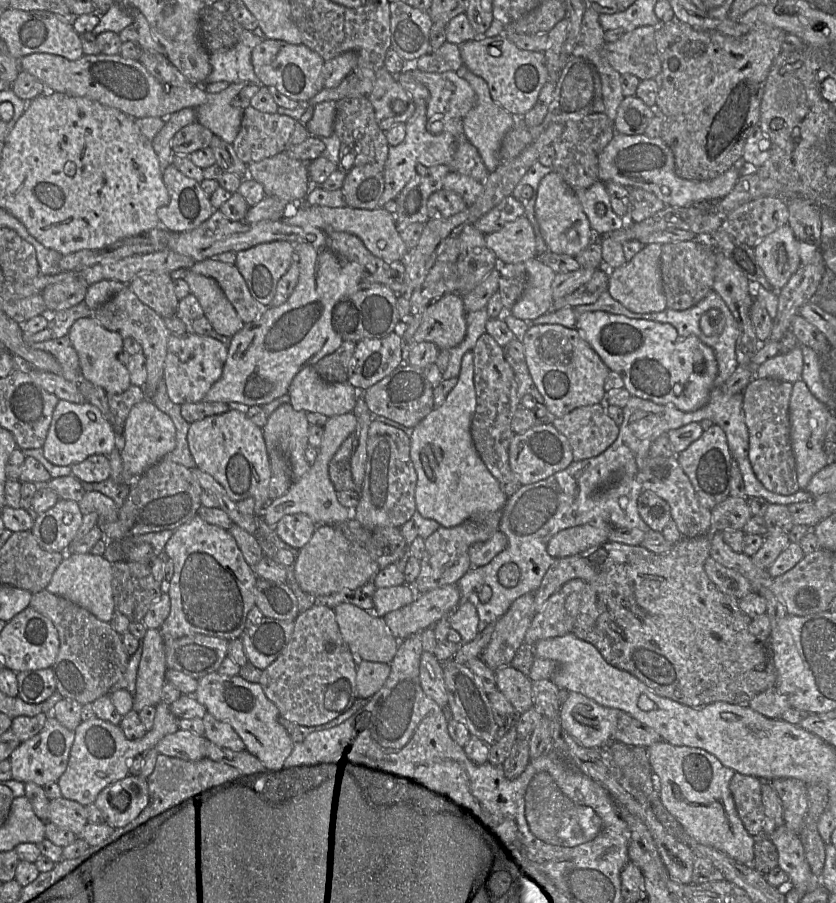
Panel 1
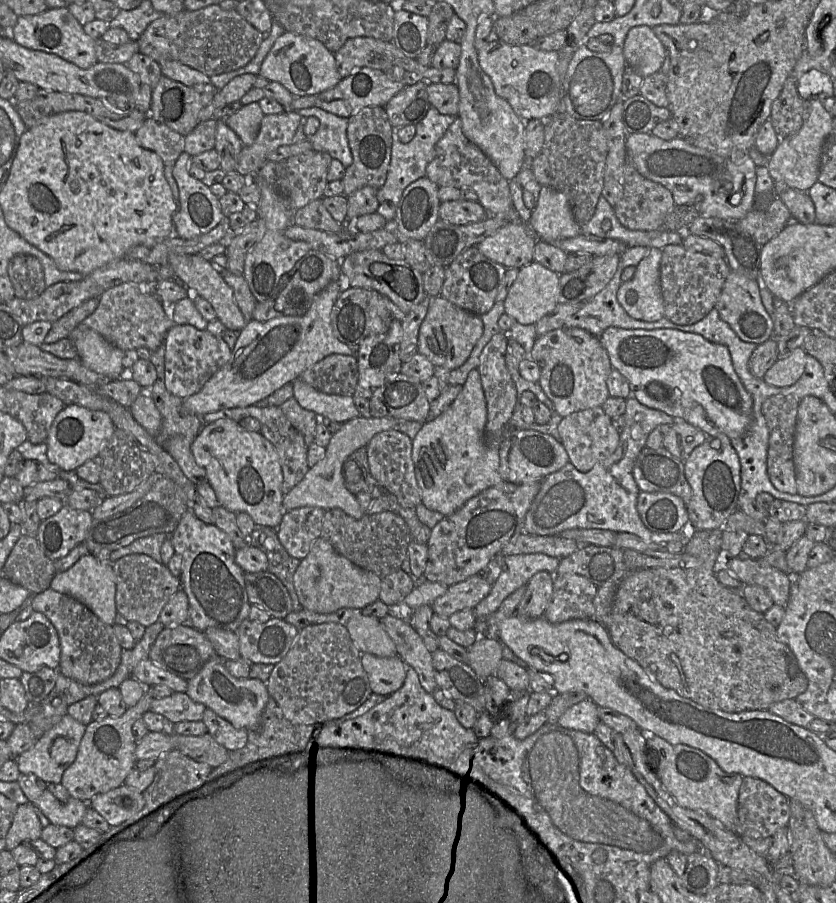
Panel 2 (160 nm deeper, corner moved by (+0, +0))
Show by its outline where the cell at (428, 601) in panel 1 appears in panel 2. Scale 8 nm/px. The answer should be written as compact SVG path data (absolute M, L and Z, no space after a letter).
M473 575L464 581L448 586L445 594L436 598L431 607L435 614L449 617L463 609L474 609L490 592L492 584L481 575Z

